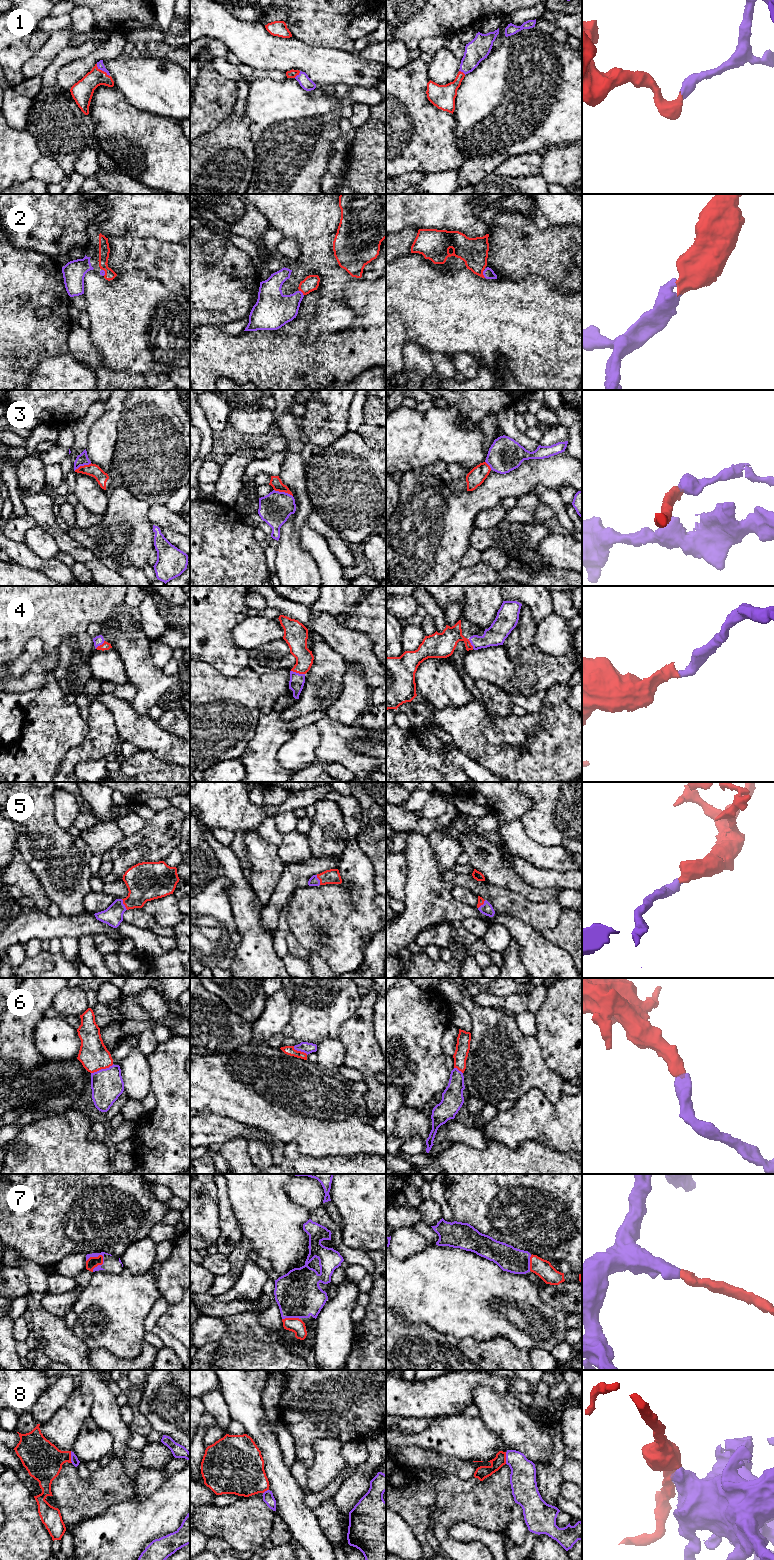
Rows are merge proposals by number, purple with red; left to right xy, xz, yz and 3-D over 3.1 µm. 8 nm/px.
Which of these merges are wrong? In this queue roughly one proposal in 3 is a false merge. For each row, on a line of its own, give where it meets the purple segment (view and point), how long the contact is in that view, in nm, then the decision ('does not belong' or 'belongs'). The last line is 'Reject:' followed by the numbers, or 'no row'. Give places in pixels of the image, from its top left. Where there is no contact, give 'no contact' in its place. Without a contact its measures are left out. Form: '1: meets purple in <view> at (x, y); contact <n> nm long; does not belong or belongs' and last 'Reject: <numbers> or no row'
1: meets purple in xy at (102, 70); contact 150 nm long; belongs
2: meets purple in yz at (483, 274); contact 70 nm long; belongs
3: meets purple in xz at (283, 492); contact 160 nm long; does not belong
4: meets purple in xz at (298, 673); contact 120 nm long; belongs
5: meets purple in xy at (123, 904); contact 100 nm long; belongs
6: meets purple in xy at (102, 1069); contact 200 nm long; belongs
7: meets purple in xy at (102, 1264); contact 160 nm long; belongs
8: meets purple in xy at (71, 1457); contact 100 nm long; does not belong
Reject: 3, 8

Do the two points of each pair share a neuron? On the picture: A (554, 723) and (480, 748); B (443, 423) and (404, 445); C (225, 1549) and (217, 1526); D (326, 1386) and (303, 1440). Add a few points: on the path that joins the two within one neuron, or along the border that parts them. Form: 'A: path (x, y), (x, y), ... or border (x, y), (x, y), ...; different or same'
A: path (536, 741), (534, 743), (498, 742); same
B: path (433, 433), (429, 437), (414, 440); same
C: border (208, 1537), (219, 1537), (233, 1549); different
D: path (321, 1399), (312, 1408), (306, 1427); same

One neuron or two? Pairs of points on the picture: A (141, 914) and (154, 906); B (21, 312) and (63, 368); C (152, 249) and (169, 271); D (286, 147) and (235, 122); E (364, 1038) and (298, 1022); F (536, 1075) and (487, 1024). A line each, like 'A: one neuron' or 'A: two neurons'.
A: two neurons
B: two neurons
C: one neuron
D: two neurons
E: two neurons
F: one neuron

